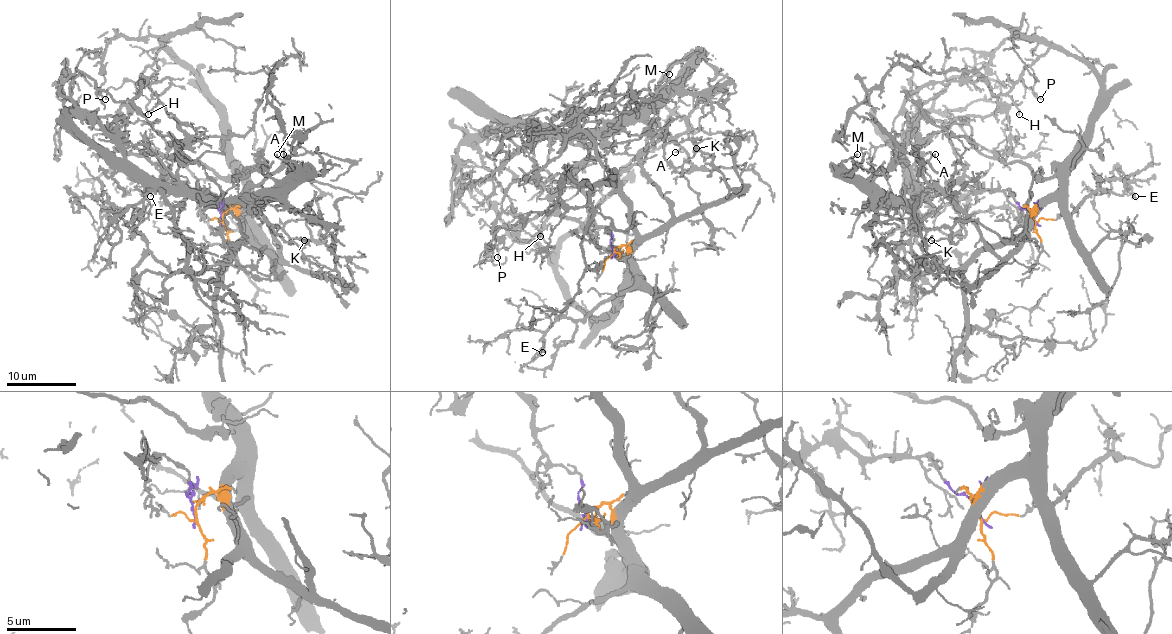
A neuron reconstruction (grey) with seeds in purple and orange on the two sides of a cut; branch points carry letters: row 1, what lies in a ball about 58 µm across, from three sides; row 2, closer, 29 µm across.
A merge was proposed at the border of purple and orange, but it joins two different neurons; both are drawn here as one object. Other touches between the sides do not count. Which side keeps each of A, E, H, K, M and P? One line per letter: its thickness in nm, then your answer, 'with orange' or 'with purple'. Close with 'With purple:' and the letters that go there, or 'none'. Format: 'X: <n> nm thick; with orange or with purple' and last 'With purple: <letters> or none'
A: 80 nm thick; with orange
E: 90 nm thick; with orange
H: 110 nm thick; with orange
K: 80 nm thick; with purple
M: 130 nm thick; with purple
P: 90 nm thick; with orange
With purple: K, M

